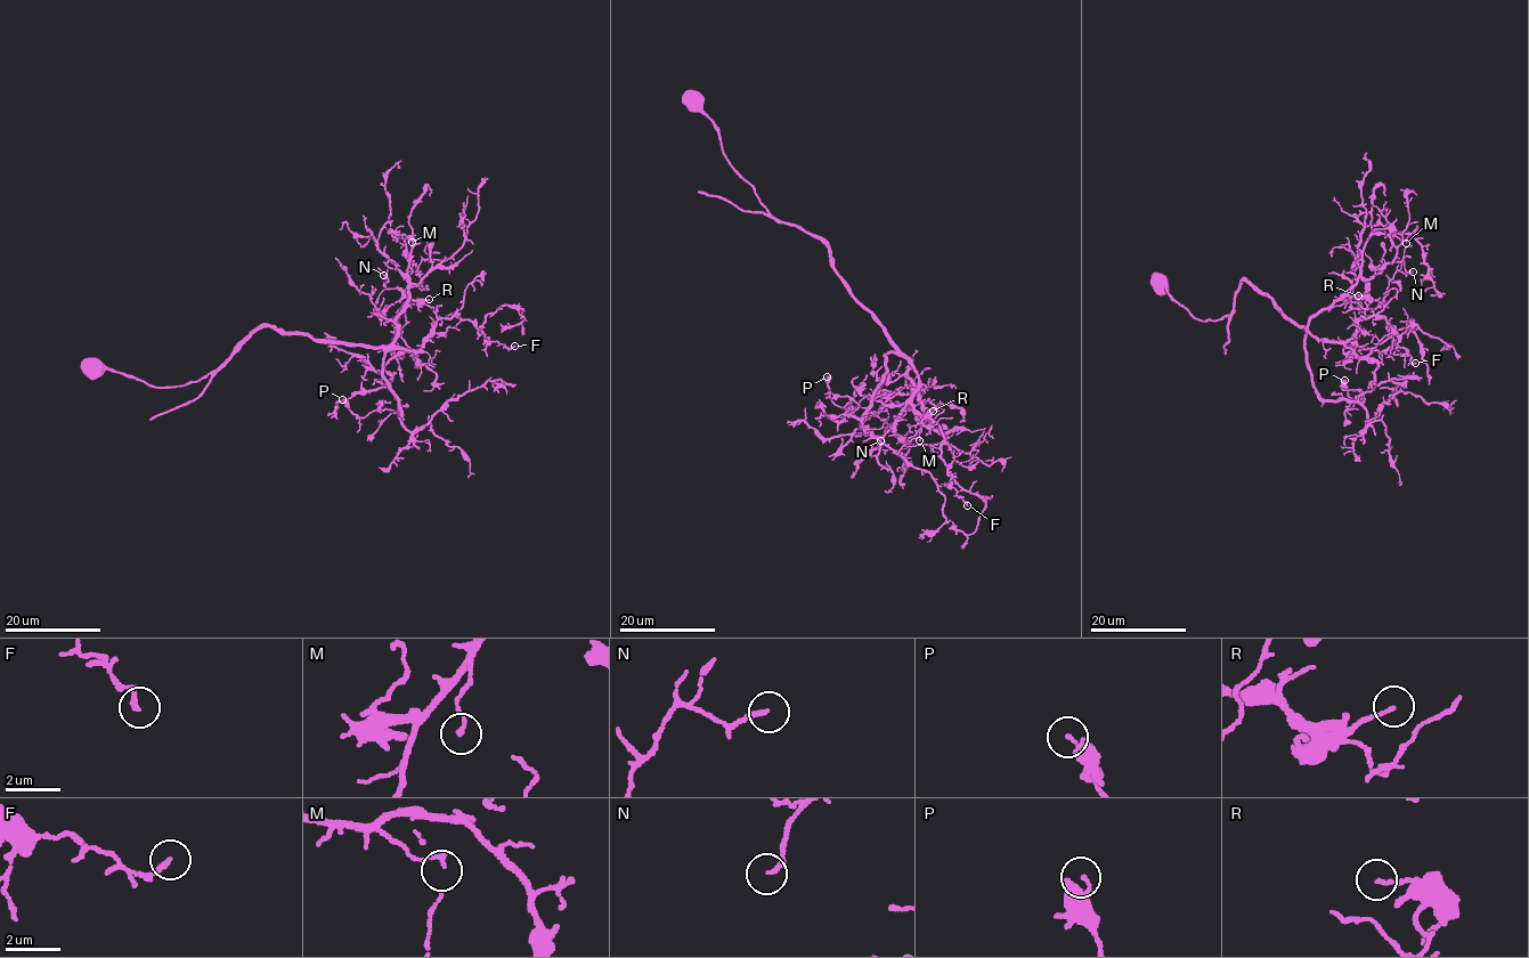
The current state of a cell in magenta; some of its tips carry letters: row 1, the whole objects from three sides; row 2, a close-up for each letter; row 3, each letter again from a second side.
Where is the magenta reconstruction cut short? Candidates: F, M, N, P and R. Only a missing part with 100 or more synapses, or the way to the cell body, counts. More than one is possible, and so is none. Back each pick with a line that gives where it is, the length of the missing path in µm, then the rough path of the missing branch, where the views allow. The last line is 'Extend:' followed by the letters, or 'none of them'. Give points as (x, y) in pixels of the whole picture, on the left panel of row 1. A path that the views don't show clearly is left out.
Extend: none of them

